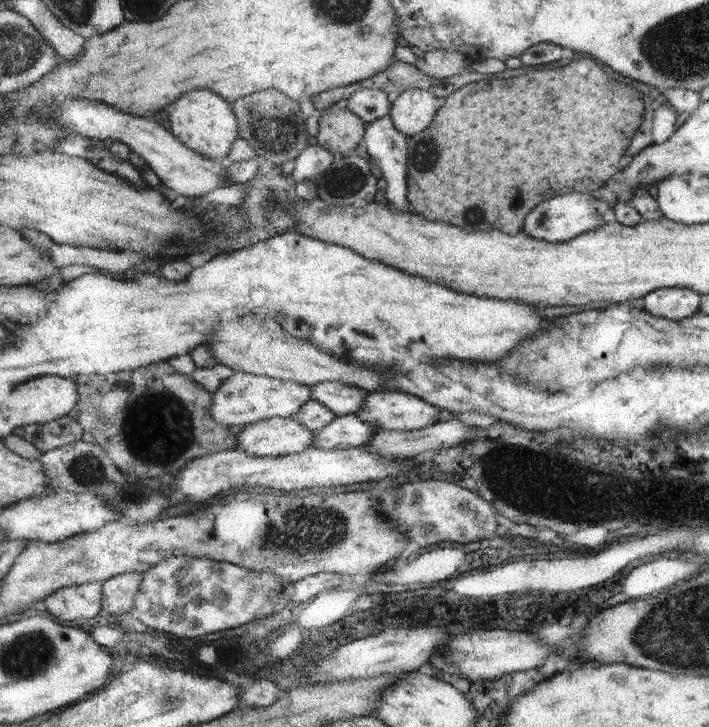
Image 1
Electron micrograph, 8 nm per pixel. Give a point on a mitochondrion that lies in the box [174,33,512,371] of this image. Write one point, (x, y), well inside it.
(275, 125)

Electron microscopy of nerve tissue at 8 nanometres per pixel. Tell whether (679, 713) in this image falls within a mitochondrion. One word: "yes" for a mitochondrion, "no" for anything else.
no

